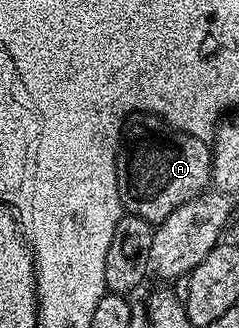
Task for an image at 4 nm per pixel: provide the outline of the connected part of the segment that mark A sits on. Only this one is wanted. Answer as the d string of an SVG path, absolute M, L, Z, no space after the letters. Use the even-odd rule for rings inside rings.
M138 112L125 119L121 148L117 152L117 191L122 207L133 215L154 224L163 221L175 209L210 189L213 181L213 151L210 143L182 130L175 130L162 118Z

